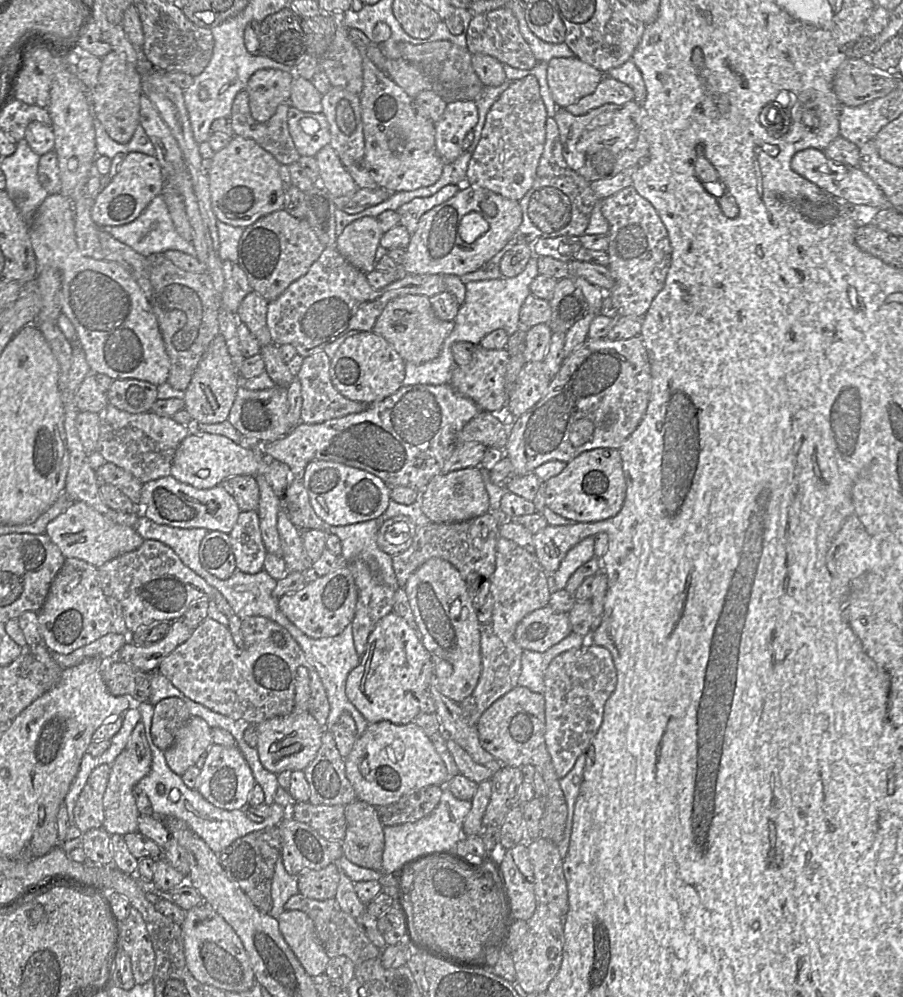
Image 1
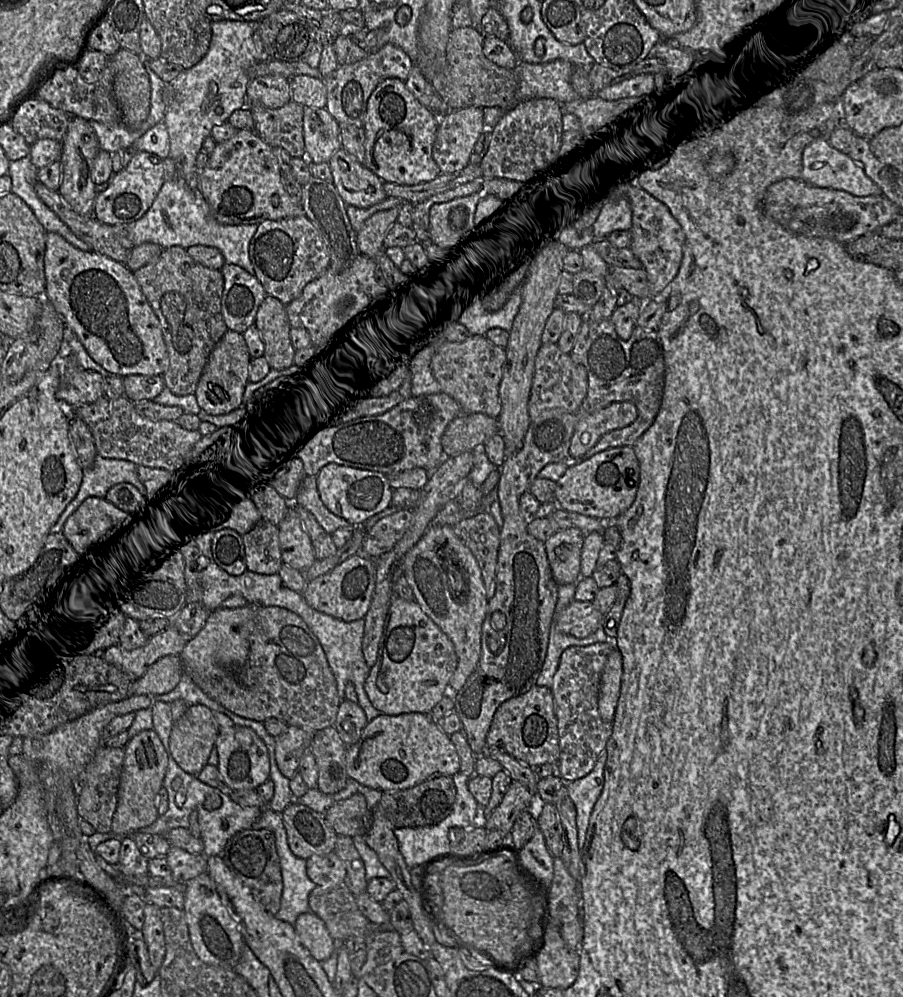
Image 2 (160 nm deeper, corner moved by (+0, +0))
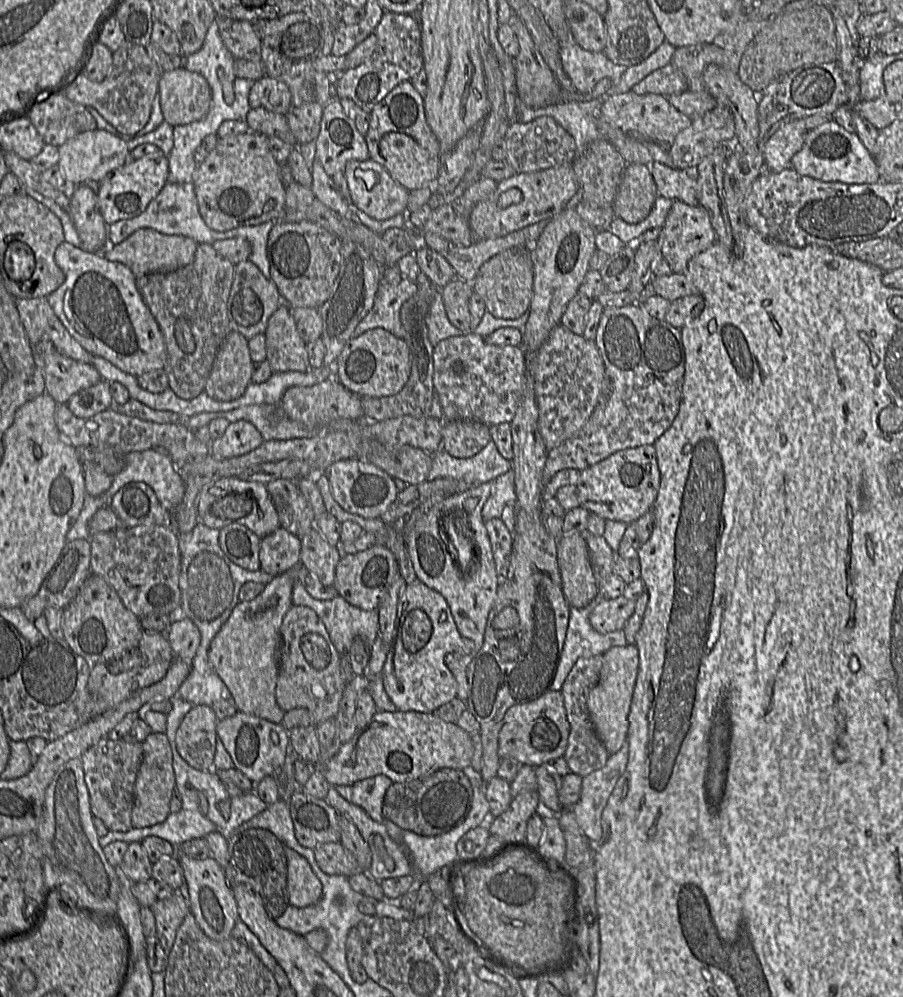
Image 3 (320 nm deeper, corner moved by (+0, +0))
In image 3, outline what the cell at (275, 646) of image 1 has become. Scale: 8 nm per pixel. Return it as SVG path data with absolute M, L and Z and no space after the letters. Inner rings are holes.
M292 605L283 618L280 636L280 665L275 689L279 707L285 712L306 708L314 725L336 717L346 683L340 654L322 620L313 609Z

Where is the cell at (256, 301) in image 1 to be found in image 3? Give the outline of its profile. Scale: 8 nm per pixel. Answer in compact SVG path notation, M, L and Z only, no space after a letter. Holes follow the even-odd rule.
M282 302L265 331L267 360L274 372L306 372L311 368L306 342L301 338L292 307Z

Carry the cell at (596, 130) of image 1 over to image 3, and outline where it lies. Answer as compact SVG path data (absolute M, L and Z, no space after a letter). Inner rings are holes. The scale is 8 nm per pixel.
M629 91L604 97L600 113L626 135L666 150L670 149L677 134L692 123L692 119L677 110L665 96L654 93L639 95Z

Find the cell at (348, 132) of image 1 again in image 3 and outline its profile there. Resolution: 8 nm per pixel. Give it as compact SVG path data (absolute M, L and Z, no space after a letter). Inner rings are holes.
M385 11L374 34L377 44L372 55L361 65L340 73L335 83L338 99L350 99L366 112L371 112L399 83L411 81L423 69L421 27L416 17Z

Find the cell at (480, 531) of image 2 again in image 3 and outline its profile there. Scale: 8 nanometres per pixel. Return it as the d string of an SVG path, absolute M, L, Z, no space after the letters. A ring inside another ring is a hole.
M500 518L485 521L496 565L497 580L501 586L508 575L513 545L513 534Z

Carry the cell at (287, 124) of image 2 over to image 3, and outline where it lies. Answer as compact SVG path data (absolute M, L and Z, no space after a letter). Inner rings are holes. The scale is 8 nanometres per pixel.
M316 101L292 106L285 114L296 145L315 141L321 127L324 106Z

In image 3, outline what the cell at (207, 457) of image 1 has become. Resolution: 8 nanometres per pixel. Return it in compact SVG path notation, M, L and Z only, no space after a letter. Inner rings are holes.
M238 420L224 434L210 442L210 454L217 458L232 458L256 449L264 441L259 430L249 421Z

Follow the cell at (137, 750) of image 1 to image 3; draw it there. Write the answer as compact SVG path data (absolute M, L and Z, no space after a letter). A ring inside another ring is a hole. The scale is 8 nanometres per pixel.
M165 733L149 734L142 743L143 758L134 785L134 804L131 812L133 828L144 828L165 821L170 811L171 798L176 789L173 754Z

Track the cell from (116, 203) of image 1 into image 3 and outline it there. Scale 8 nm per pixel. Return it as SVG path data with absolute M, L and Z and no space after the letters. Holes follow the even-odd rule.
M167 156L129 159L100 181L98 202L101 214L108 226L124 219L140 215L159 194L168 178Z

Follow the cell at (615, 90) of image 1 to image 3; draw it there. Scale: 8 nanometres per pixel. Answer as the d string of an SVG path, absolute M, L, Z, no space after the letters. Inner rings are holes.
M671 63L653 71L631 89L639 95L654 93L662 96L677 95L687 90L686 77Z

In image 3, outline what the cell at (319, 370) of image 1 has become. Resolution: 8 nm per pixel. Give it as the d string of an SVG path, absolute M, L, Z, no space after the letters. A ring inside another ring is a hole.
M423 271L419 272L416 283L418 285L417 293L402 305L400 311L401 322L405 329L405 341L409 346L411 354L409 380L404 388L395 395L385 397L362 396L363 418L383 421L406 415L417 418L431 416L433 394L435 392L433 379L433 353L435 347L429 340L426 315L435 294L442 288L438 288Z

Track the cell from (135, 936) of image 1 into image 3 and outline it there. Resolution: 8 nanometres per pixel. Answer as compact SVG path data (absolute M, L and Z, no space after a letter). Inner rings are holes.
M180 893L159 900L149 907L154 915L157 940L168 955L173 947L176 932L185 916L190 913L187 899Z

